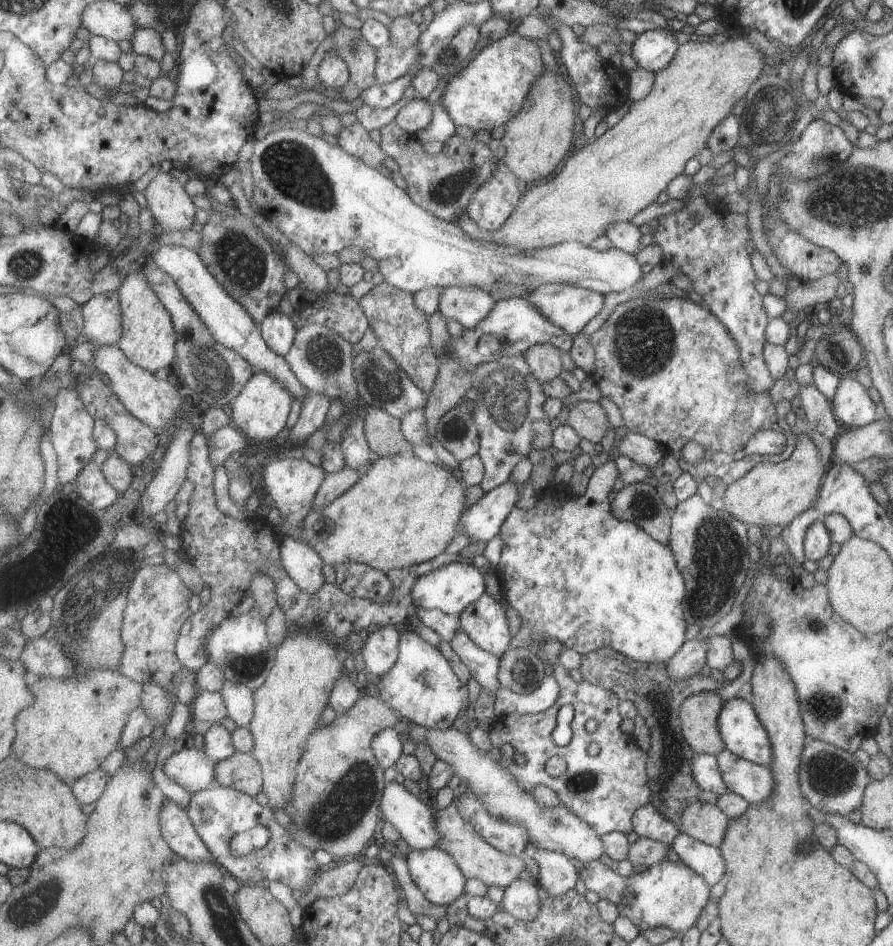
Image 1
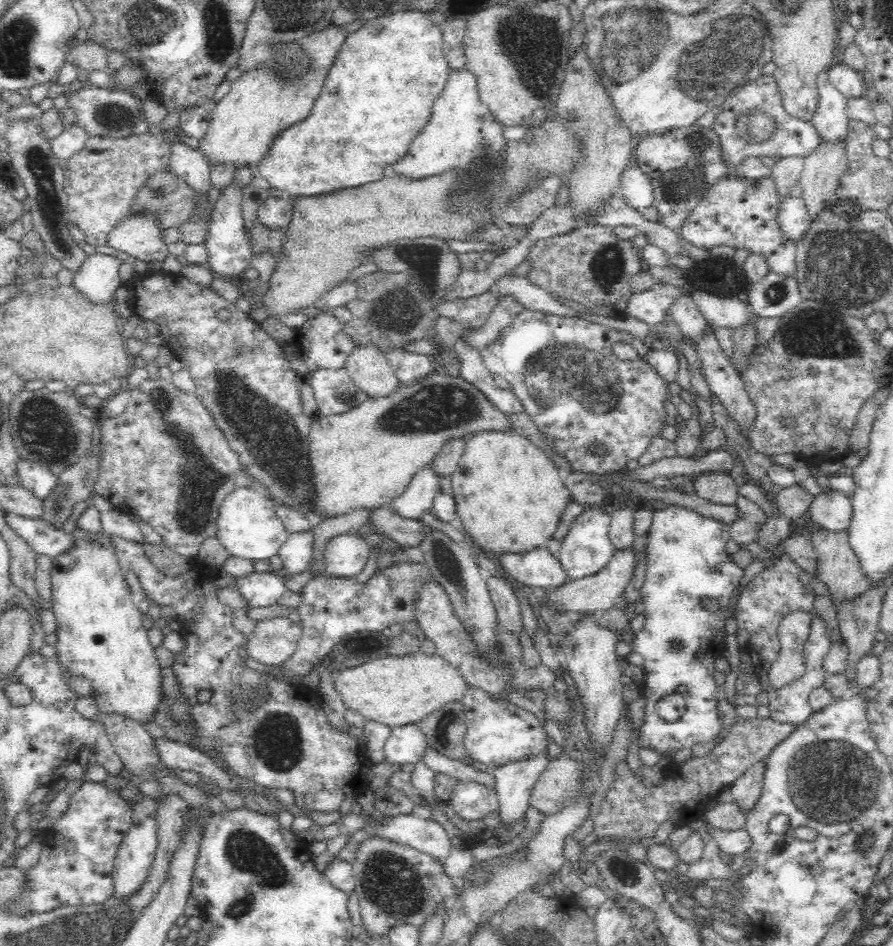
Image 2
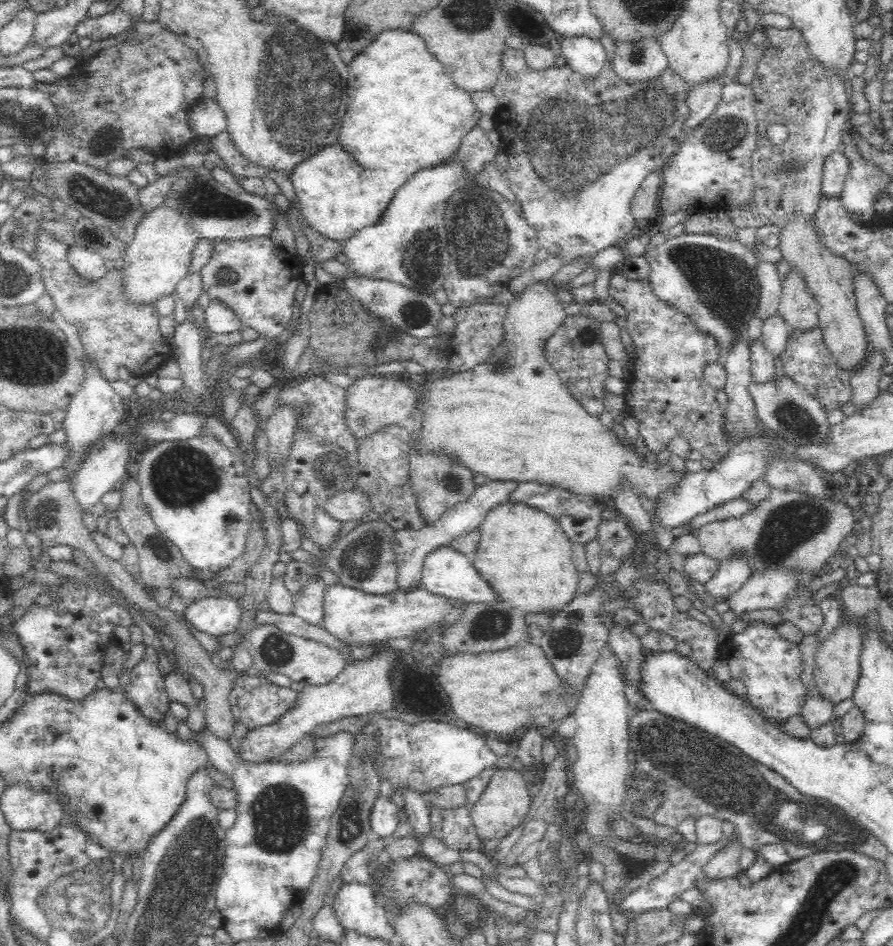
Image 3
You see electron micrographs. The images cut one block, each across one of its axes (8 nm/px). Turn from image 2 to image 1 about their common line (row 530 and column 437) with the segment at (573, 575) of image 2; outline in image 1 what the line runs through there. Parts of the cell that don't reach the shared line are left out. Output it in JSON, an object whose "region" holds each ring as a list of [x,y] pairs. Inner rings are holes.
{"region":[[[452,562],[421,575],[414,582],[411,596],[415,607],[426,609],[441,609],[447,614],[460,615],[469,605],[478,601],[485,592],[485,576],[473,563]]]}

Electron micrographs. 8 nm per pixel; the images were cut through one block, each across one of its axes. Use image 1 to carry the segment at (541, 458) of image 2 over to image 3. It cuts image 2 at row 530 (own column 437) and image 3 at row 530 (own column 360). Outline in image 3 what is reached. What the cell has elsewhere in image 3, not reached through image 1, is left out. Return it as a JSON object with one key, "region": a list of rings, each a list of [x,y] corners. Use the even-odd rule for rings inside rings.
{"region":[[[502,502],[486,514],[478,529],[482,538],[471,560],[499,602],[524,616],[548,615],[552,620],[577,598],[580,574],[571,553],[572,543],[556,519],[525,504]]]}

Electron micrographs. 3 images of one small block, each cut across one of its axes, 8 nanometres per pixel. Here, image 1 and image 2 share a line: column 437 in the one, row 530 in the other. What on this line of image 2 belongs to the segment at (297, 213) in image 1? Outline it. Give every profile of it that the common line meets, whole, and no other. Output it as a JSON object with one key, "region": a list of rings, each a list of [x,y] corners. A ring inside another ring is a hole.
{"region":[[[236,486],[218,506],[215,537],[236,558],[250,561],[277,558],[279,549],[286,544],[289,536],[285,524],[278,518],[274,500],[257,488]]]}

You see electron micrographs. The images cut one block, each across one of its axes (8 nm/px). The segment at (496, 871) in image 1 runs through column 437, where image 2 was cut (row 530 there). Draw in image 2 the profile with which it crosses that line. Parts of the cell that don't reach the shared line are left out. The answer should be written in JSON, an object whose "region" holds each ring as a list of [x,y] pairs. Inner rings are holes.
{"region":[[[814,529],[809,533],[811,544],[817,555],[815,562],[815,578],[826,586],[827,593],[835,602],[854,602],[862,594],[870,590],[867,578],[859,569],[858,558],[855,557],[849,544],[847,531],[832,532],[824,529]]]}

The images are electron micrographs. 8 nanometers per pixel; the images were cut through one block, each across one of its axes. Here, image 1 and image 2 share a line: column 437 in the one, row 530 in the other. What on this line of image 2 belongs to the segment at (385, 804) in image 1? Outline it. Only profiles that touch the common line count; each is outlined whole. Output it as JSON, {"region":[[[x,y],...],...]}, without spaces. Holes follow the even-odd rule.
{"region":[[[834,490],[819,493],[812,501],[810,522],[818,529],[832,532],[846,531],[851,524],[850,497]]]}

